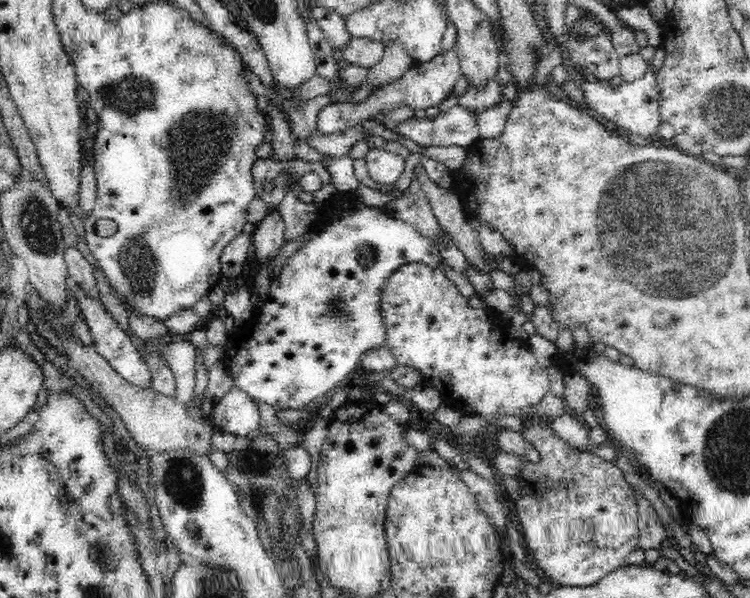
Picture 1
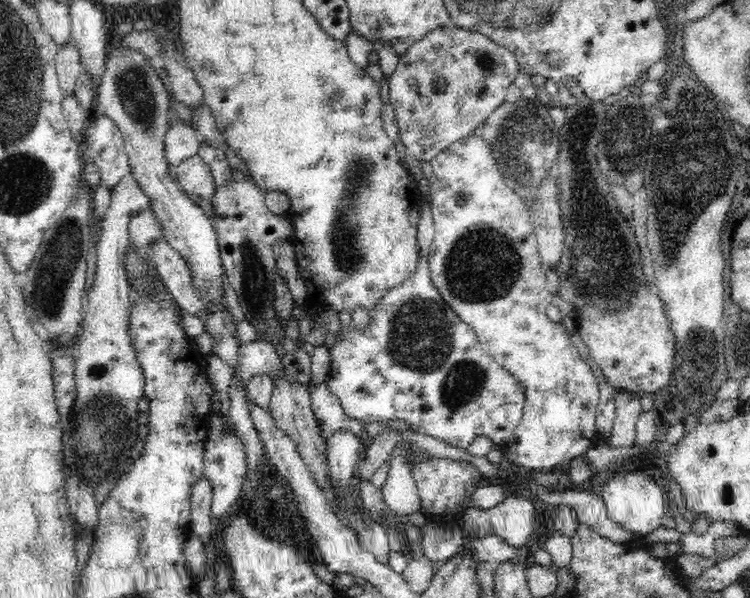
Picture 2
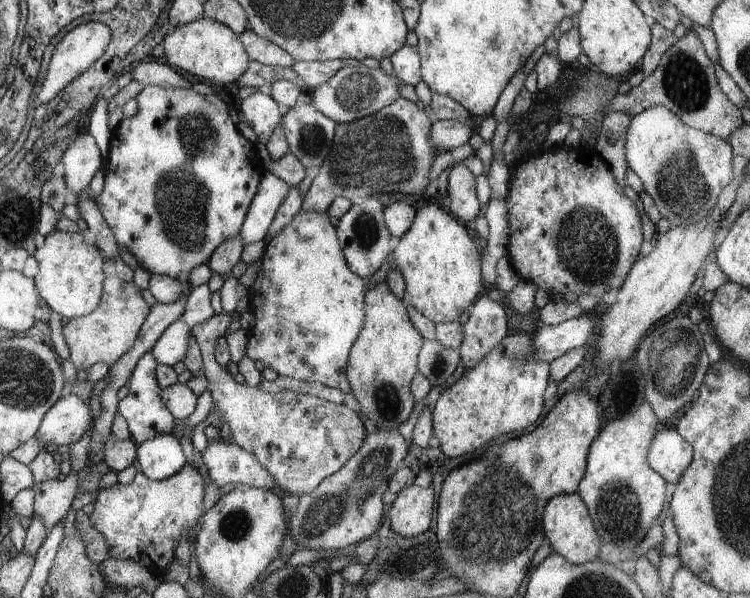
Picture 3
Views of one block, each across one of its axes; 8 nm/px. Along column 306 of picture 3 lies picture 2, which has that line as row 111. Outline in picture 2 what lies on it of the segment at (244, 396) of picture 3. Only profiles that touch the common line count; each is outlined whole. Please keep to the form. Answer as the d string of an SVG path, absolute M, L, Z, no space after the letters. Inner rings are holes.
M454 24L437 28L425 34L417 43L399 56L398 64L389 79L389 102L394 108L399 137L406 146L408 161L431 162L450 144L477 132L479 126L505 100L506 90L512 84L520 66L514 53L481 32L469 31Z

